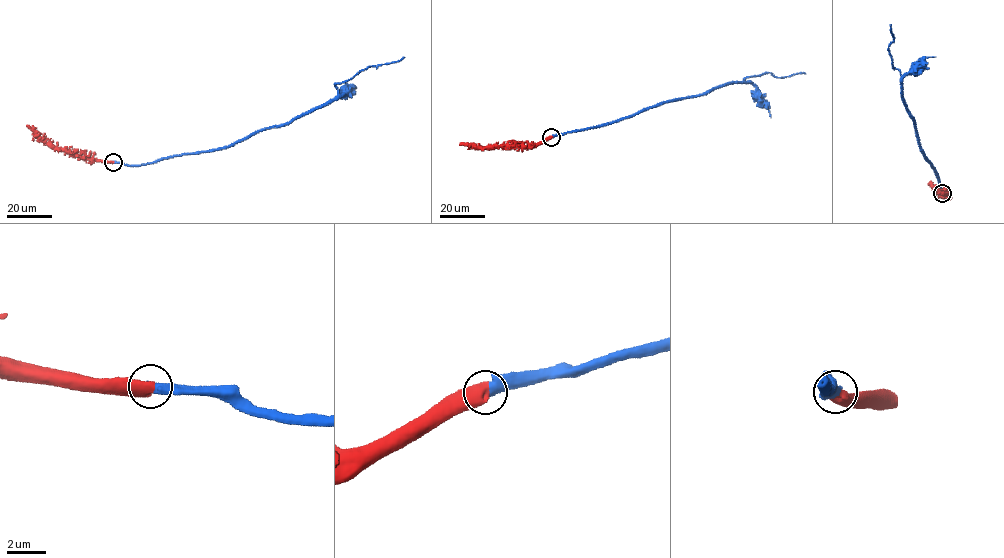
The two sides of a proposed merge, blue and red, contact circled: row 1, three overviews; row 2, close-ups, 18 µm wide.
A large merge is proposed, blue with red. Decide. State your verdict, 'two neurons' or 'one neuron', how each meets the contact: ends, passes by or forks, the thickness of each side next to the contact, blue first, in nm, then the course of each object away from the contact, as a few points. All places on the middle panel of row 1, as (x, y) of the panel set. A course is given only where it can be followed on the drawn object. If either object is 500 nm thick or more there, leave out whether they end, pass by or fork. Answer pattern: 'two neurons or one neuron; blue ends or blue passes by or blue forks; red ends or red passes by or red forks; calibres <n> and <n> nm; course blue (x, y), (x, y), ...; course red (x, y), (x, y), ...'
two neurons; calibres 550 and 700 nm; course blue (551, 137), (607, 125), (730, 83), (749, 83), (747, 77), (766, 72), (783, 77), (805, 73); course red (551, 137), (527, 146), (473, 148), (459, 144)

